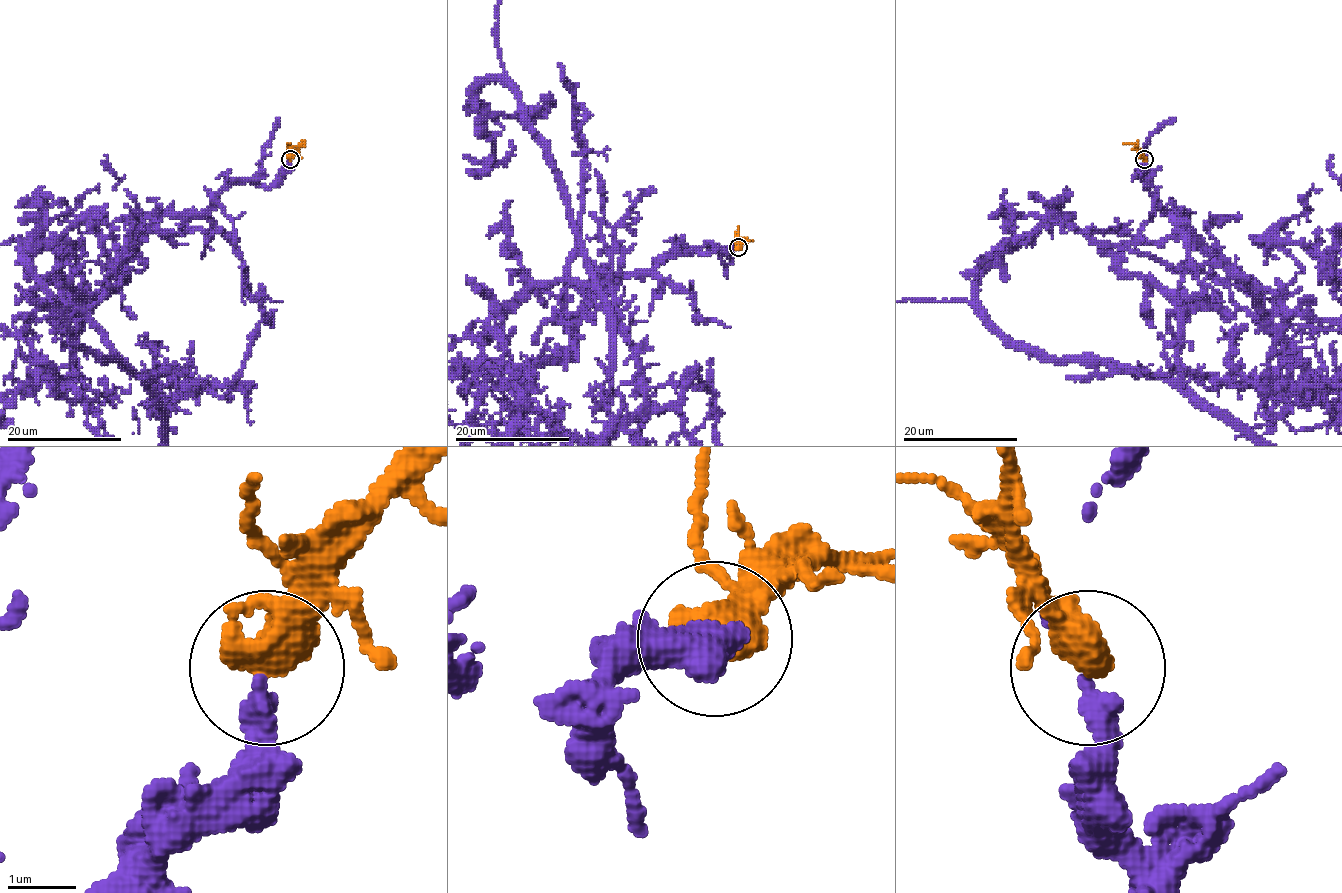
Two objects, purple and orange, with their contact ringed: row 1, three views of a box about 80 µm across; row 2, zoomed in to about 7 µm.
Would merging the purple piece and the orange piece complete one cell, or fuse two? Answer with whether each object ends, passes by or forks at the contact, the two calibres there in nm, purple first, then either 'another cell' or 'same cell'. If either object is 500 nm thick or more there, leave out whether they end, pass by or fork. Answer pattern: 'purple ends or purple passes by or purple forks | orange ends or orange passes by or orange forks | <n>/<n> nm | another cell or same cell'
320/650 nm | another cell

